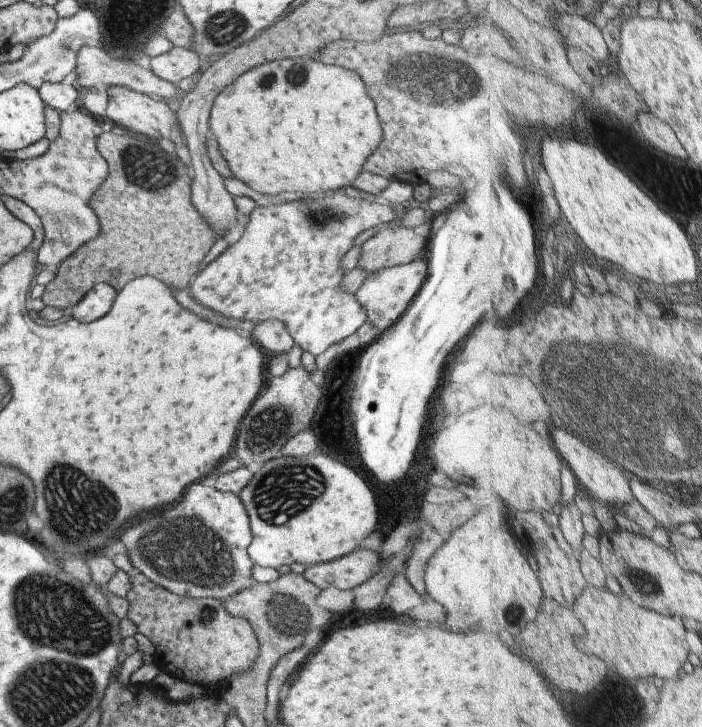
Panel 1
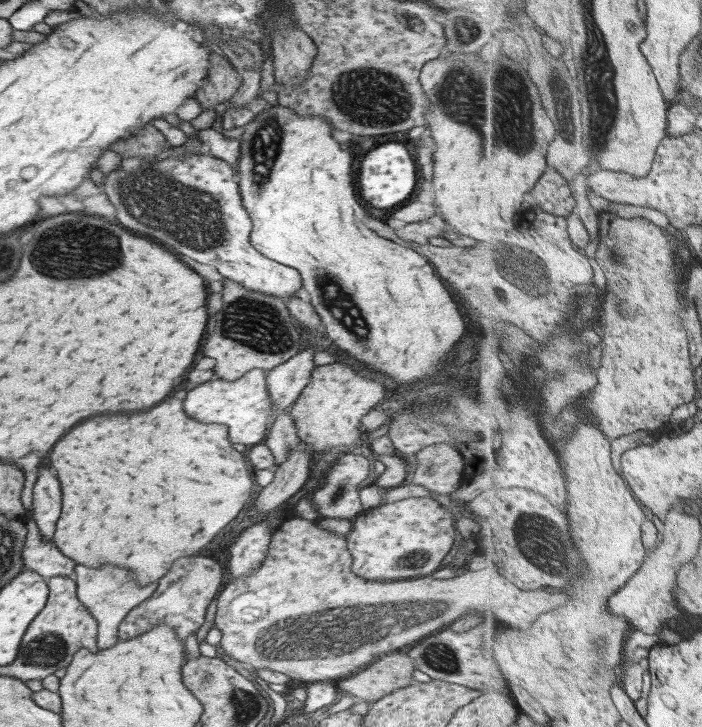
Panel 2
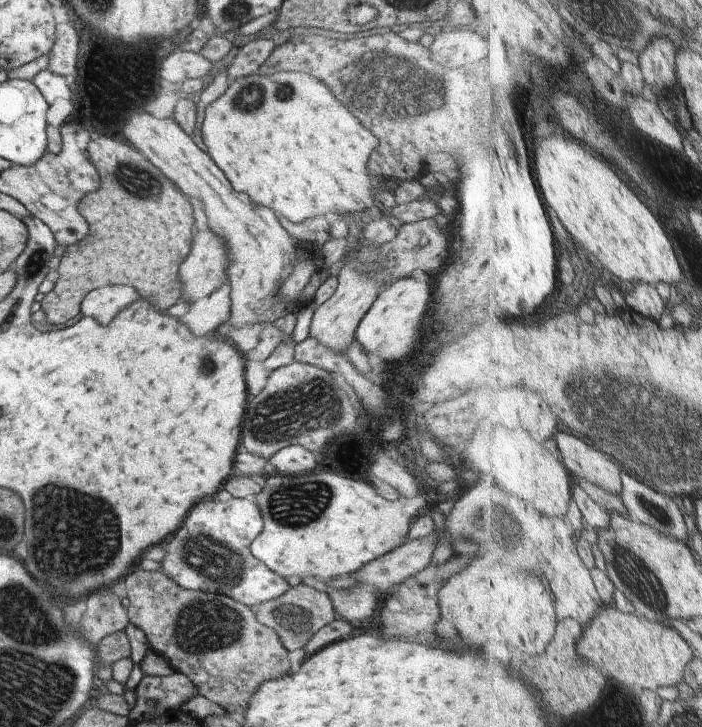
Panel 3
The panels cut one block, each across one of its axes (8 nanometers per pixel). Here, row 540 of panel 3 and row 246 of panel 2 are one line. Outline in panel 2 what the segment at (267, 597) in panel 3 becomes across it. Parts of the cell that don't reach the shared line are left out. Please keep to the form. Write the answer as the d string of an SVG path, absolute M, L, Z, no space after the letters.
M186 154L184 157L170 157L159 162L129 156L122 159L122 167L118 171L105 175L102 187L116 208L118 220L126 228L156 238L158 242L176 250L176 254L185 254L200 264L215 266L223 278L237 282L248 290L284 300L291 298L303 285L302 277L295 268L266 258L252 246L252 221L242 204L239 184L234 180L232 170L233 165L208 154Z

